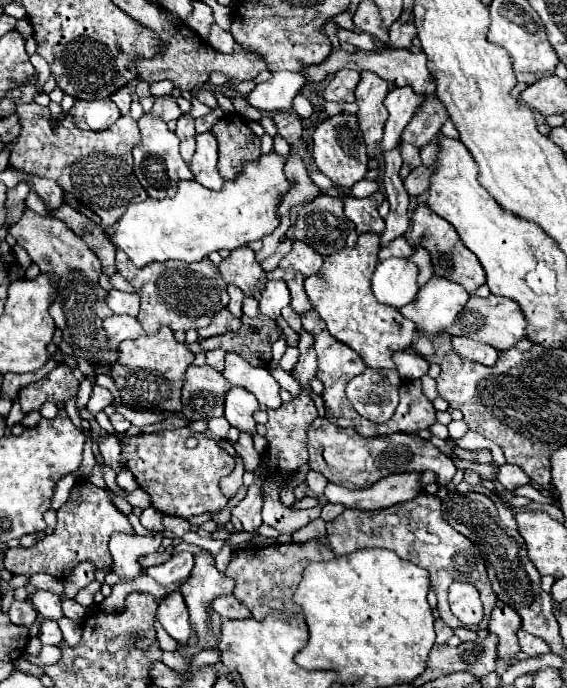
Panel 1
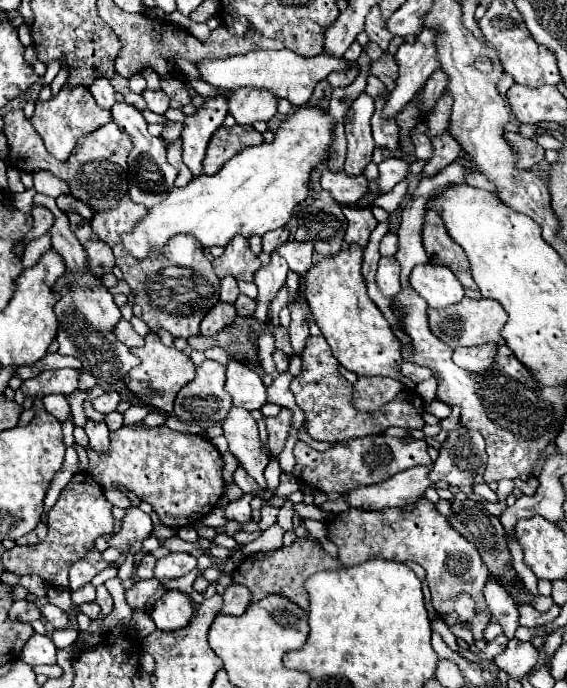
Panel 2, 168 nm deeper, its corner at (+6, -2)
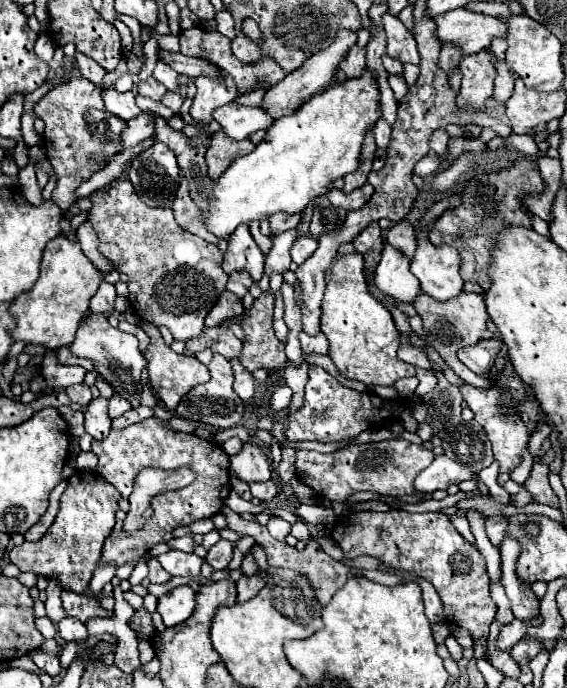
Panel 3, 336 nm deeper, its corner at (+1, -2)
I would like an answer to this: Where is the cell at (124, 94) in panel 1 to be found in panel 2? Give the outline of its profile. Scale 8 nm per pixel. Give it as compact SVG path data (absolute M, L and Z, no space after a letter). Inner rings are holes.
M97 79L91 87L89 87L91 95L95 97L95 101L103 107L103 109L111 109L115 103L115 89L109 83L109 79Z

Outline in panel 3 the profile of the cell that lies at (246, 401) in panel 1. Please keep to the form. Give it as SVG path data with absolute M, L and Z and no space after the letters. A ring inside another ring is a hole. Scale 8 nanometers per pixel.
M244 443L242 453L230 457L230 471L234 471L244 483L262 483L272 479L266 451L252 443Z

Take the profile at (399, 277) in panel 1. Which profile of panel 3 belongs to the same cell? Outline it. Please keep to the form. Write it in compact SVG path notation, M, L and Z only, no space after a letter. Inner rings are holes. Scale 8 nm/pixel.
M384 245L382 259L374 271L374 283L384 293L396 301L412 303L420 293L418 279L410 273L410 257L402 255L396 247Z

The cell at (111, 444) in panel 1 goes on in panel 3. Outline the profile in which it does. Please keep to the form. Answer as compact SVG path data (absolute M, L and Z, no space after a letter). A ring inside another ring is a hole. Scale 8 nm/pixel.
M96 397L88 403L86 413L86 433L90 433L94 439L104 439L110 433L110 417L108 417L108 401L104 397Z

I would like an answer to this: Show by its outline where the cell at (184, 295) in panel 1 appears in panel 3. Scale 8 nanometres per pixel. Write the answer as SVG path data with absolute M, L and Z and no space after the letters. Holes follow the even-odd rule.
M128 179L112 183L110 189L104 193L92 193L90 201L92 201L92 209L88 213L88 221L92 223L100 239L98 251L108 261L112 261L116 271L128 275L128 297L134 297L132 299L134 313L156 327L162 325L168 327L174 339L188 341L198 337L204 329L204 317L214 307L214 301L226 289L228 283L228 275L220 267L222 265L220 249L180 229L178 223L174 221L172 209L152 209L146 203L142 203Z

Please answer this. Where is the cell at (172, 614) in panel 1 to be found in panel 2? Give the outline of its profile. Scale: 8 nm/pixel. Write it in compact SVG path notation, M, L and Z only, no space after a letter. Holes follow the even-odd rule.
M167 591L161 599L155 601L151 619L155 621L157 629L163 631L177 631L185 627L193 617L191 599L179 591Z

